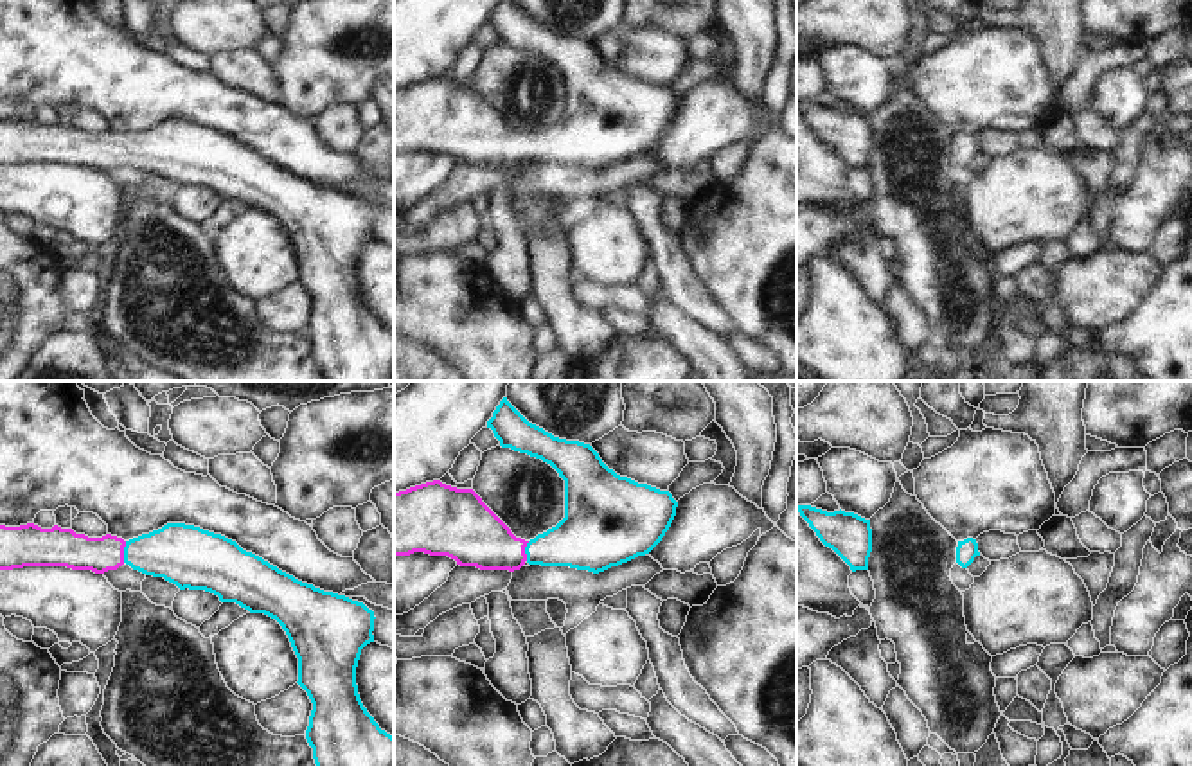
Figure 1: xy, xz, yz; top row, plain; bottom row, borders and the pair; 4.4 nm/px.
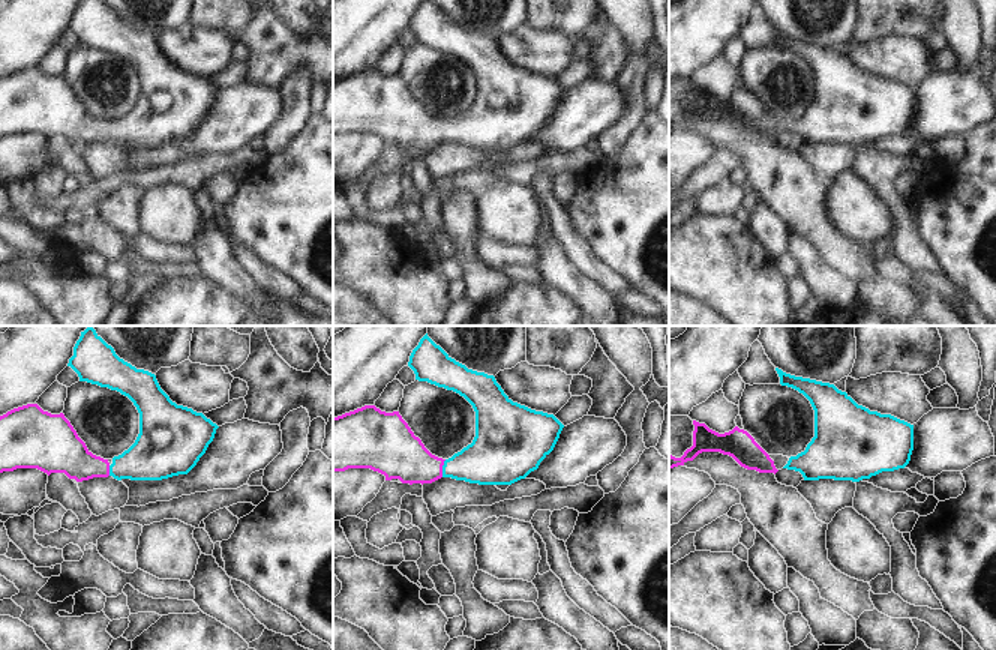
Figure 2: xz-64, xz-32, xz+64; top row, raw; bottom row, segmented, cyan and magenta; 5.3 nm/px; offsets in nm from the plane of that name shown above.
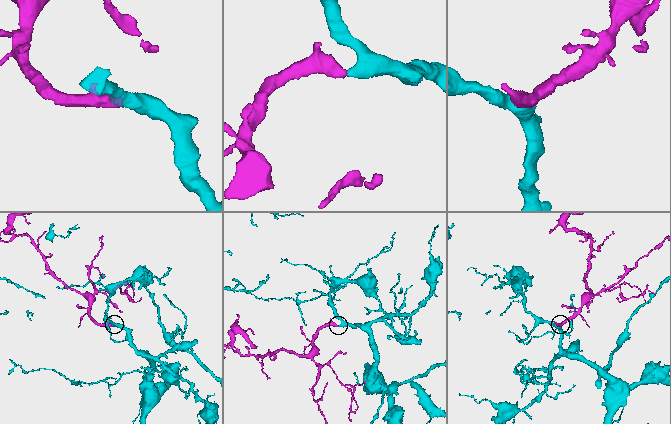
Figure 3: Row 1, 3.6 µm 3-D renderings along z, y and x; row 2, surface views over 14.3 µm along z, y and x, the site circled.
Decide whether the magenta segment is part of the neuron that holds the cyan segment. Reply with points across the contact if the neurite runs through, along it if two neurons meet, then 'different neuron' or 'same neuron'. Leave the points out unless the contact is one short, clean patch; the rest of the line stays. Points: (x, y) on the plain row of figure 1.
way xy (178, 150), (124, 150), (74, 148); same neuron

